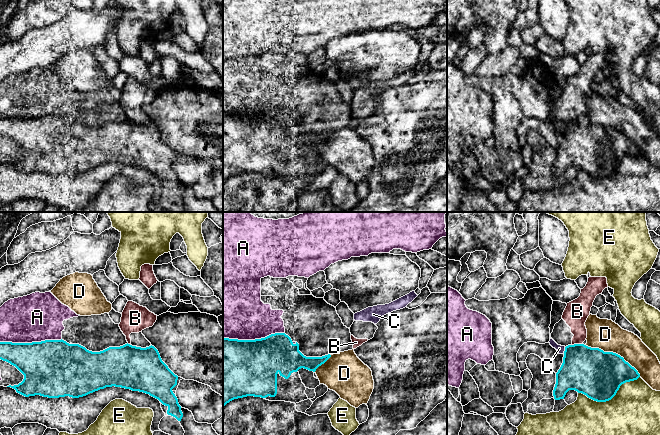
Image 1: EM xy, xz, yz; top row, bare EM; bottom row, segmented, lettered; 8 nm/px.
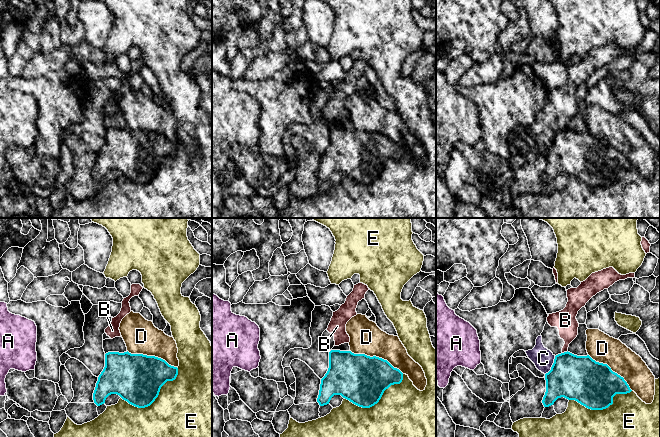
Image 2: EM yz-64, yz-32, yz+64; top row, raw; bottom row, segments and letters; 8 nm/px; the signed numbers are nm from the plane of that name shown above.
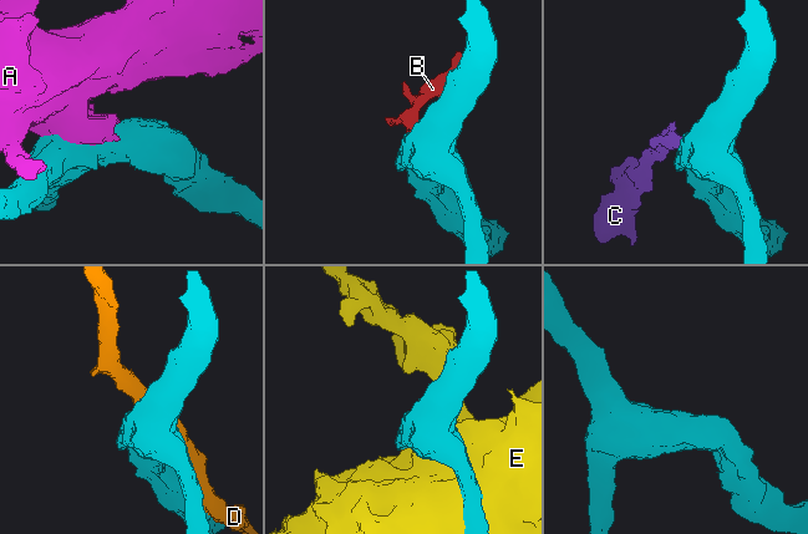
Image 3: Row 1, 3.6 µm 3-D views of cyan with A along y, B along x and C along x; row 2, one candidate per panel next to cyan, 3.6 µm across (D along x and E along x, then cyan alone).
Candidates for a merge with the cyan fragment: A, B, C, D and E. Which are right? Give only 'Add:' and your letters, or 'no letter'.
Add: no letter

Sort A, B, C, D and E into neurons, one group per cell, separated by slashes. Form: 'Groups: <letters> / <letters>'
Groups: A / B C / D / E

